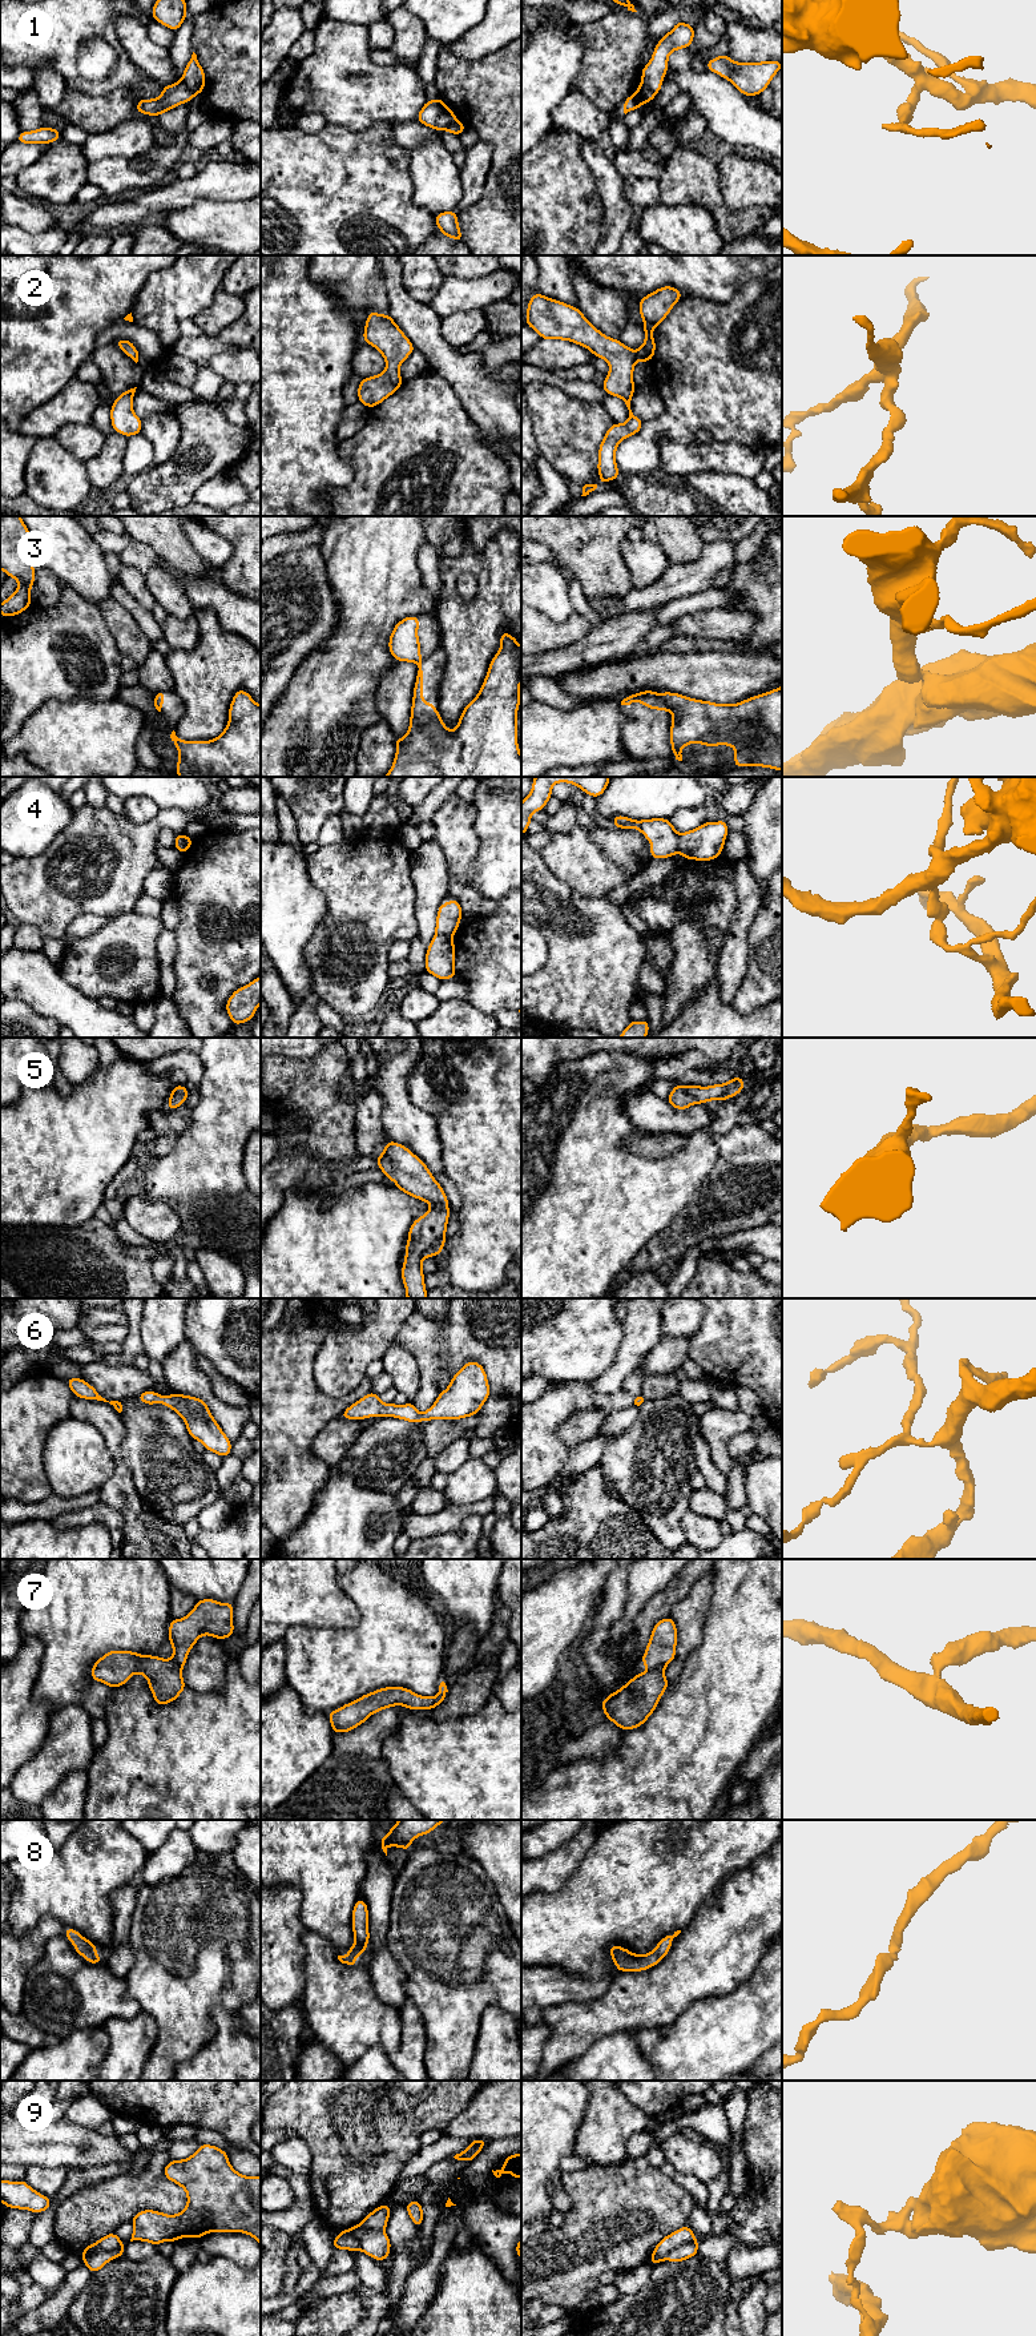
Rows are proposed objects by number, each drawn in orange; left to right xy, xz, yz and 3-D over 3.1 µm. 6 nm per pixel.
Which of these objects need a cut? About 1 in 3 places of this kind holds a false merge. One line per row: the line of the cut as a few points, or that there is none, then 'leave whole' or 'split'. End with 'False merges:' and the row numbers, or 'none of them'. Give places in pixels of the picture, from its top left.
1: cut in xy along (181, 79), (194, 95); split
2: no cut; leave whole
3: cut in yz along (660, 696), (668, 709); split
4: cut in yz along (677, 834), (677, 848), (680, 850); split
5: no cut; leave whole
6: no cut; leave whole
7: cut in yz along (664, 1666), (656, 1666), (650, 1670); split
8: no cut; leave whole
9: cut in xy along (83, 2252), (103, 2250), (113, 2251), (117, 2256); split
False merges: 1, 3, 4, 7, 9

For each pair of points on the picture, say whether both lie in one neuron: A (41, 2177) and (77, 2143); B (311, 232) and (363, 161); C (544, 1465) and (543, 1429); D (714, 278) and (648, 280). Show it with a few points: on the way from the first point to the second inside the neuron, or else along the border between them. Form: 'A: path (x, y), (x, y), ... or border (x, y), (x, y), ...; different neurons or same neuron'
A: border (28, 2166), (67, 2169); different neurons
B: path (329, 214), (362, 178); same neuron
C: path (543, 1456), (543, 1438); same neuron
D: path (698, 276), (664, 276); same neuron

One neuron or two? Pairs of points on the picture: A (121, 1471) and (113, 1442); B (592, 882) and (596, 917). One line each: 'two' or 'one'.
A: one
B: two

